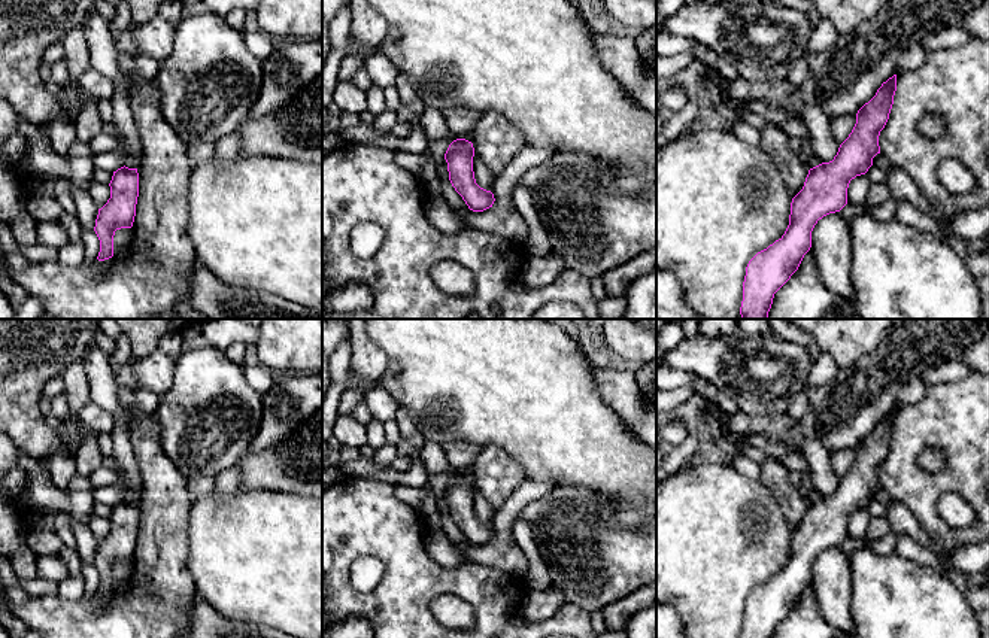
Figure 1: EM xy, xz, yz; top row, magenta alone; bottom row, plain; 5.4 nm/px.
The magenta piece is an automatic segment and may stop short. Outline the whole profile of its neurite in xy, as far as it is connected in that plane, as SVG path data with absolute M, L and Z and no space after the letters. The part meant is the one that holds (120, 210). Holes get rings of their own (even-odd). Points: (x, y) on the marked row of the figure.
M121 167L113 171L110 198L98 209L94 231L100 240L97 259L104 261L113 256L113 236L116 230L131 228L136 216L139 197L137 168Z

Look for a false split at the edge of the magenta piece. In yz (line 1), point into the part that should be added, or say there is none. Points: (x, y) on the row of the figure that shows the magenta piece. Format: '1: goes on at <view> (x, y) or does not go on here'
1: does not go on here

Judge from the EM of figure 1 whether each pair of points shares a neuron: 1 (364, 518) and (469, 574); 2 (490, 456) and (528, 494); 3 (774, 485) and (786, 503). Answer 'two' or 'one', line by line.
1: one
2: two
3: one

